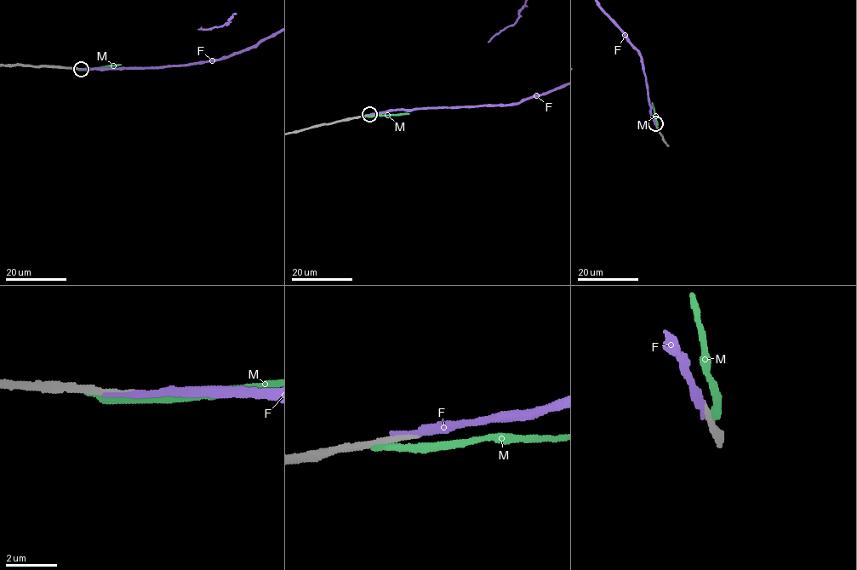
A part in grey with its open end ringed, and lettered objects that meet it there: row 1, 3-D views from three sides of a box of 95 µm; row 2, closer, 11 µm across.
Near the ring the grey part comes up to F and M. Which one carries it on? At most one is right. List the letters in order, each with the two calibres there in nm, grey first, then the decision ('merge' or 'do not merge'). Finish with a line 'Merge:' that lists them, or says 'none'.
F: calibres 280 and 220 nm; merge
M: calibres 240 and 300 nm; do not merge
Merge: F

